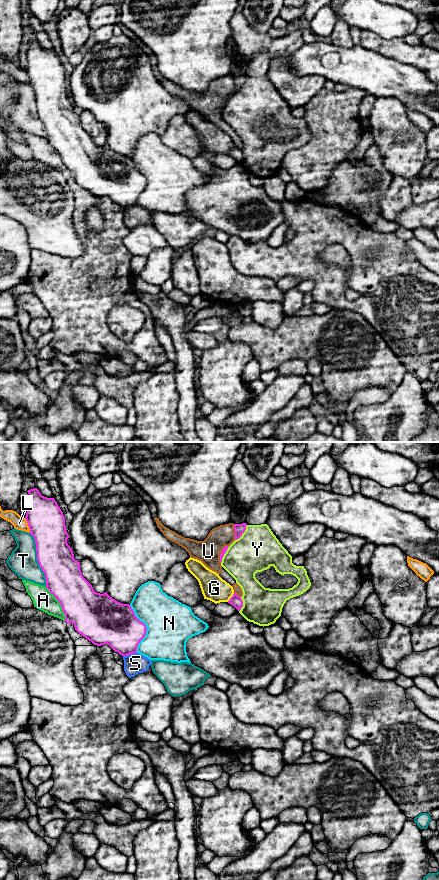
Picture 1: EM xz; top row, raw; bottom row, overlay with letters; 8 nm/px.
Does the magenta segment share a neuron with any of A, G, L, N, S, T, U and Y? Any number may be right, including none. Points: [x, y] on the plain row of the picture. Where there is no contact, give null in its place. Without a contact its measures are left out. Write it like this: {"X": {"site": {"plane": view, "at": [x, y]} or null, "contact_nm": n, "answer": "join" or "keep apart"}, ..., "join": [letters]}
{"A": {"site": {"plane": "xz", "at": [60, 156]}, "contact_nm": 320, "answer": "keep apart"}, "G": {"site": {"plane": "xz", "at": [231, 149]}, "contact_nm": 90, "answer": "keep apart"}, "L": {"site": {"plane": "xz", "at": [28, 77]}, "contact_nm": 130, "answer": "keep apart"}, "N": {"site": {"plane": "xz", "at": [146, 180]}, "contact_nm": 380, "answer": "keep apart"}, "S": {"site": {"plane": "xz", "at": [129, 206]}, "contact_nm": 120, "answer": "keep apart"}, "T": {"site": {"plane": "xz", "at": [37, 112]}, "contact_nm": 460, "answer": "keep apart"}, "U": {"site": {"plane": "xz", "at": [235, 84]}, "contact_nm": 130, "answer": "keep apart"}, "Y": {"site": {"plane": "xz", "at": [243, 84]}, "contact_nm": 160, "answer": "keep apart"}, "join": []}

